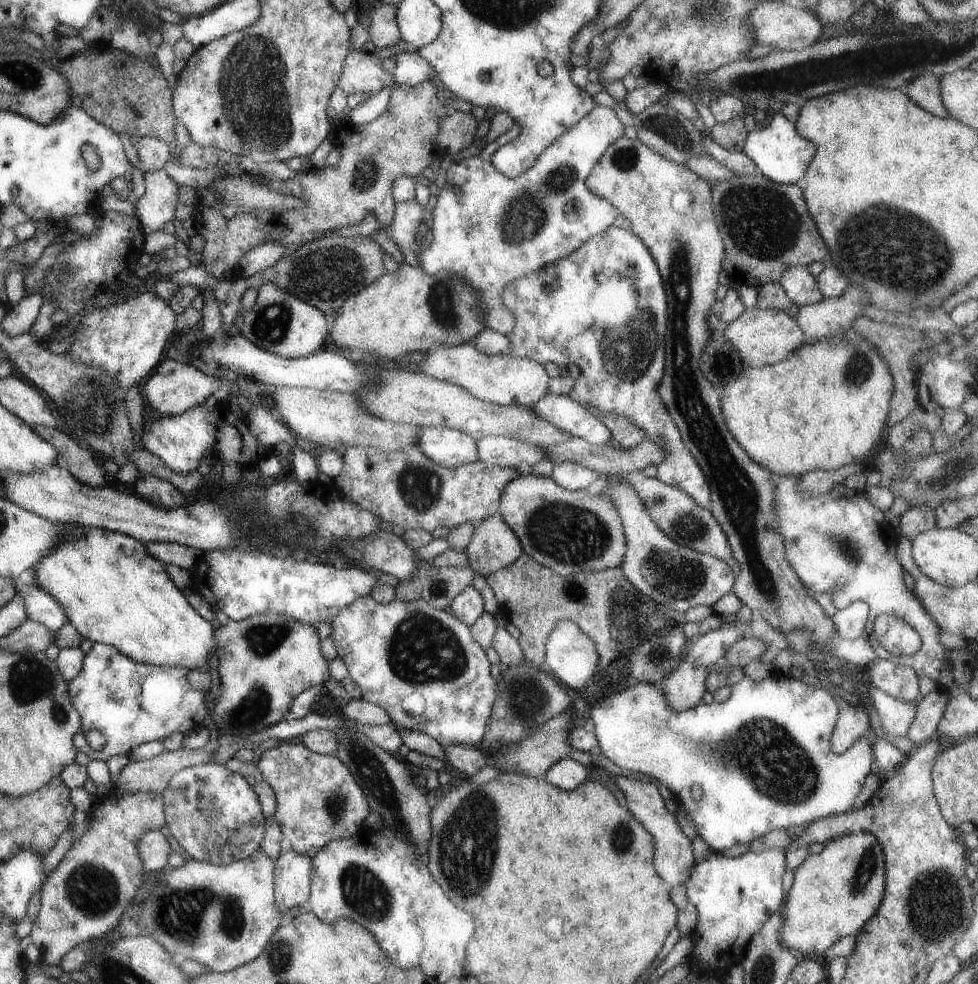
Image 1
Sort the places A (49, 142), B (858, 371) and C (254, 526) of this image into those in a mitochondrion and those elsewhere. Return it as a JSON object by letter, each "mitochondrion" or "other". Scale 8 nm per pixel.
{"A":"other","B":"mitochondrion","C":"mitochondrion"}

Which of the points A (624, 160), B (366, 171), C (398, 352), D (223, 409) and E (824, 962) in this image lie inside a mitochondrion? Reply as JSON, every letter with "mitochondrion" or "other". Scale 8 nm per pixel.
{"A":"mitochondrion","B":"mitochondrion","C":"other","D":"other","E":"other"}

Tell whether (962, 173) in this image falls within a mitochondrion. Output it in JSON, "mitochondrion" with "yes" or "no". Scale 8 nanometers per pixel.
{"mitochondrion":"no"}

